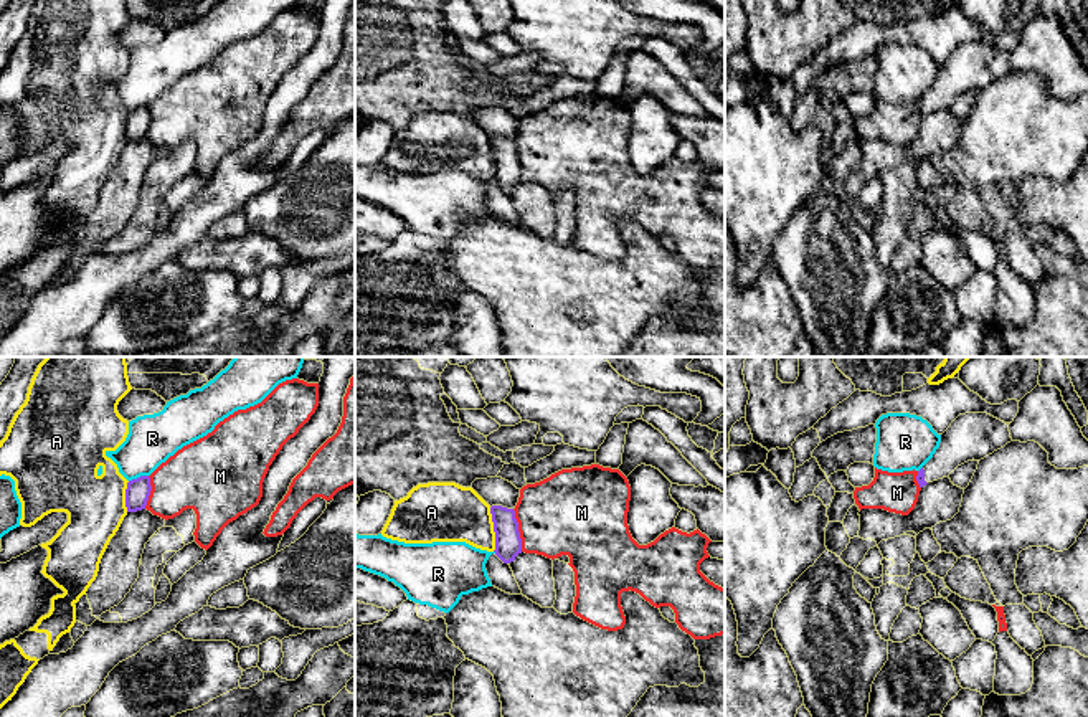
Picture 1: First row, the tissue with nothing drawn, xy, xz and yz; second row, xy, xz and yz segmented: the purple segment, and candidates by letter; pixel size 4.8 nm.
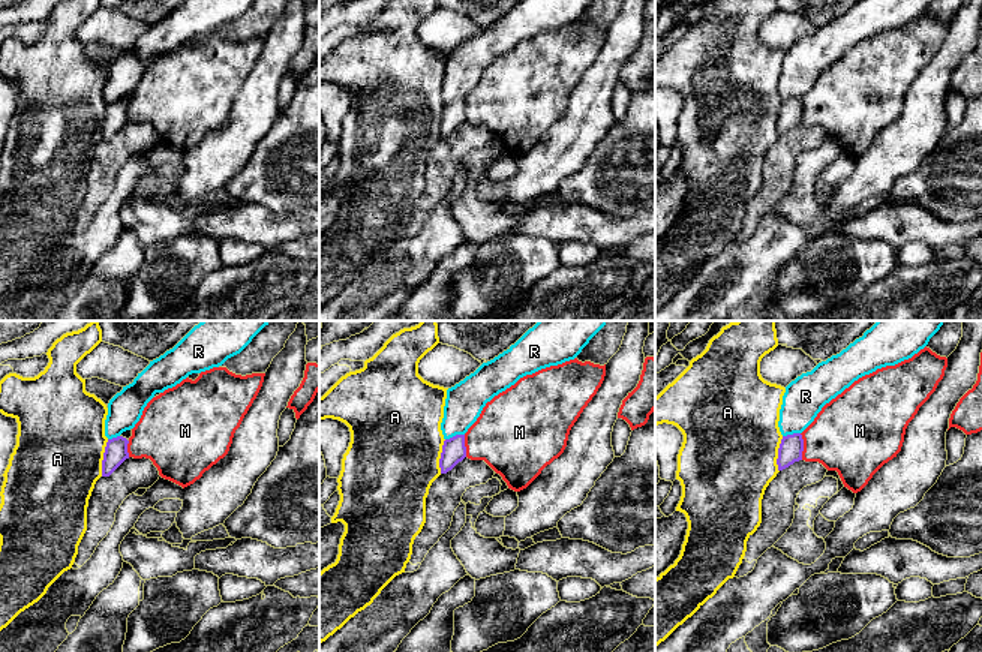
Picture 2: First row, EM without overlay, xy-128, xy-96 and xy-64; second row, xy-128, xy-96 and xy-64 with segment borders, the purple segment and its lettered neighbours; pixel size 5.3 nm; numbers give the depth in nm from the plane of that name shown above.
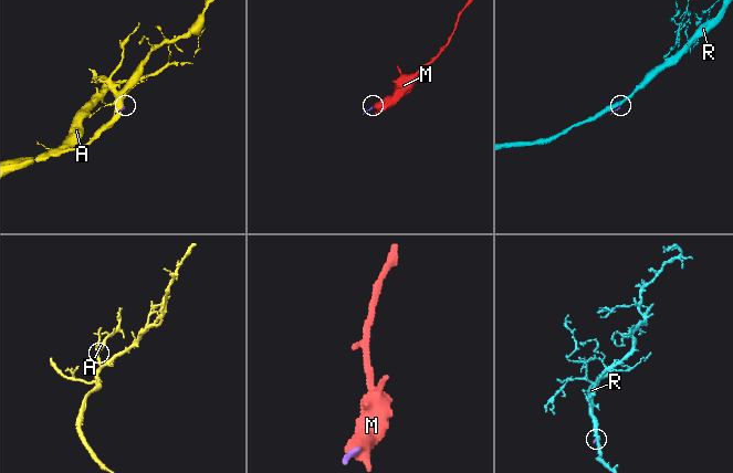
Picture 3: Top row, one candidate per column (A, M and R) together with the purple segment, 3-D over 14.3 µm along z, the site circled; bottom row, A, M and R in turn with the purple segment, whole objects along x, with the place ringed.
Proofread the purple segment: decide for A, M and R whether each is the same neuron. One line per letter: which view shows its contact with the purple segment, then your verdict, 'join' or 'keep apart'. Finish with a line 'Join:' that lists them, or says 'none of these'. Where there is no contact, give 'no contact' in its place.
A: xz | keep apart
M: xz | keep apart
R: xy | keep apart
Join: none of these

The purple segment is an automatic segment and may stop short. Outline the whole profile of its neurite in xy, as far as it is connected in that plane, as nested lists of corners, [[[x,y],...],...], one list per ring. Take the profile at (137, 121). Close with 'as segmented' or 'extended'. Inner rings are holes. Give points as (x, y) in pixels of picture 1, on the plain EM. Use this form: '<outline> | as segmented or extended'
[[[140,106],[127,112],[125,137],[127,142],[137,142],[145,139],[152,116],[149,106]]] | as segmented

